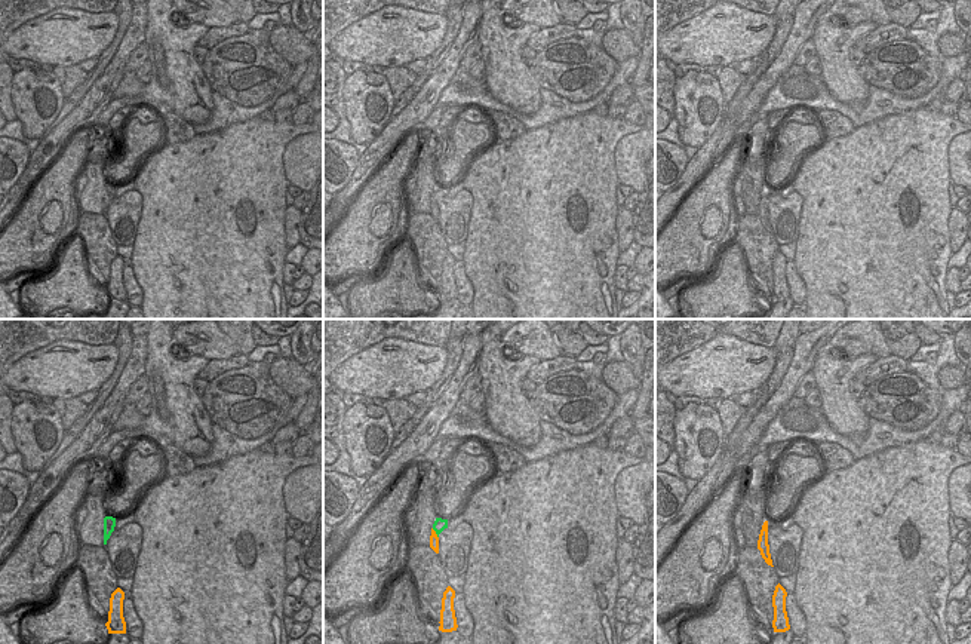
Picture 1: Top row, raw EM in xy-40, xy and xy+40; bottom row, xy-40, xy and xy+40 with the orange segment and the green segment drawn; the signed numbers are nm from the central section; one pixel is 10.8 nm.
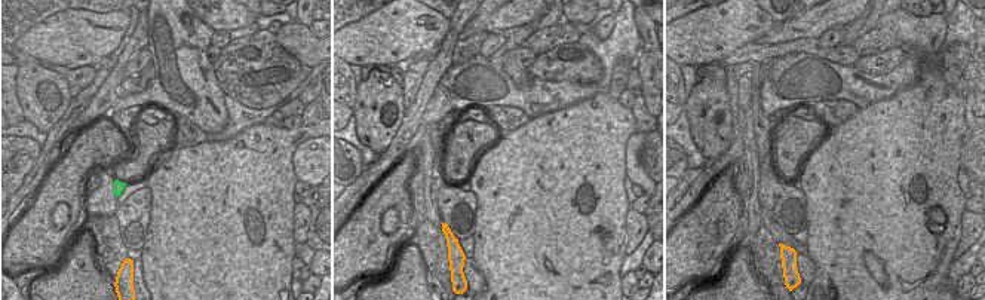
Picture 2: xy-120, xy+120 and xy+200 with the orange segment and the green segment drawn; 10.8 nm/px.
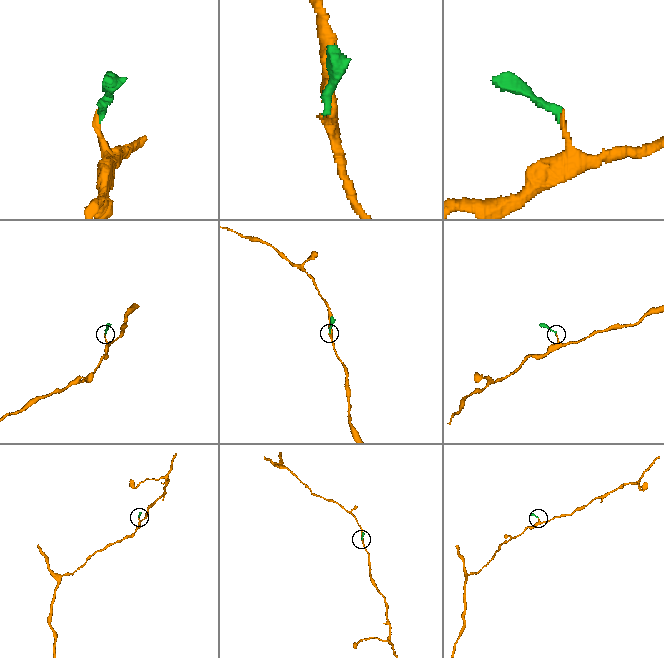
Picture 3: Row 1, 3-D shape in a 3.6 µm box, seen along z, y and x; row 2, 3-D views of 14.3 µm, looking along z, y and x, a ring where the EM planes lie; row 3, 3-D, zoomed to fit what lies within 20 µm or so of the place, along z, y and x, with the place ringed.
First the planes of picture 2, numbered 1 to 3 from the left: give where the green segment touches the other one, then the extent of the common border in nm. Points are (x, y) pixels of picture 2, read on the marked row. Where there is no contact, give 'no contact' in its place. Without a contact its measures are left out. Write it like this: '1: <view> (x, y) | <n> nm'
1: no contact
2: no contact
3: no contact

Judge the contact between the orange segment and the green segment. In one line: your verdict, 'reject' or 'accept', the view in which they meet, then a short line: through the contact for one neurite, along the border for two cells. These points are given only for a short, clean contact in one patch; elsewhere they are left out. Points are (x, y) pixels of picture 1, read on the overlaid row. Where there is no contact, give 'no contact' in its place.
accept; contact in xy; line xy (433, 539), (435, 533), (439, 526)

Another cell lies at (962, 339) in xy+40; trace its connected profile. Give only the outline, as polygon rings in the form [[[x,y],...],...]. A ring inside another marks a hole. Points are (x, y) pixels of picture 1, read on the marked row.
[[[971,321],[955,332],[955,353],[962,367],[968,367],[971,369]]]

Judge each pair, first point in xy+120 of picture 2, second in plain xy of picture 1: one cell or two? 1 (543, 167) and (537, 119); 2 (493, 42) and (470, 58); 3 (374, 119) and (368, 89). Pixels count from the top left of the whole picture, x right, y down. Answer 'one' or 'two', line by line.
1: two
2: one
3: one

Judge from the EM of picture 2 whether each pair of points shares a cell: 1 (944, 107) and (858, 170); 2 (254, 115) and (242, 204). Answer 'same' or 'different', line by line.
1: same
2: different

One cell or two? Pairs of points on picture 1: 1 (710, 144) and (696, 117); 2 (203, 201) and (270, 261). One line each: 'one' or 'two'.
1: two
2: one

